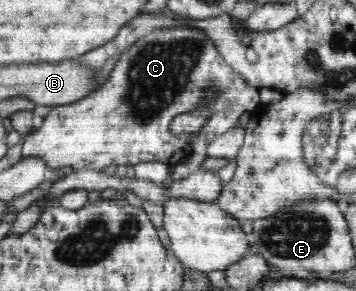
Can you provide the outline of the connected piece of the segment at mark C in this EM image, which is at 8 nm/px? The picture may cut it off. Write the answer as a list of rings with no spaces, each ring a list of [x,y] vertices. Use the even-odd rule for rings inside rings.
[[[177,26],[153,30],[140,37],[125,52],[119,54],[108,80],[101,84],[99,89],[89,93],[87,97],[71,103],[53,107],[43,120],[43,125],[34,131],[22,135],[26,138],[23,145],[22,159],[38,157],[43,159],[48,170],[54,171],[71,166],[73,171],[93,170],[103,171],[105,168],[115,166],[135,166],[139,163],[160,162],[169,167],[179,163],[182,158],[188,157],[192,152],[192,144],[198,139],[205,139],[207,144],[212,143],[238,125],[243,113],[251,113],[260,105],[259,89],[245,82],[245,78],[235,73],[227,64],[223,54],[217,51],[213,40],[207,39],[207,34],[199,28]],[[211,87],[216,90],[211,92]],[[203,99],[208,99],[208,109],[211,111],[209,119],[205,120],[205,127],[197,131],[195,139],[180,139],[174,137],[170,124],[178,116],[187,114],[193,109],[203,107]]]

